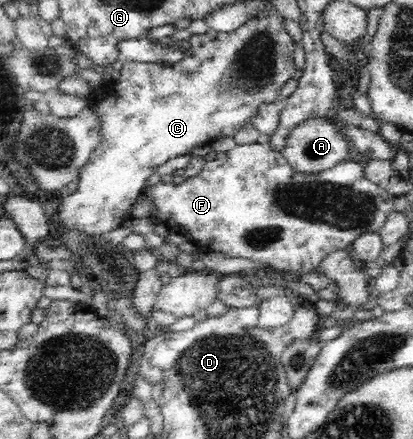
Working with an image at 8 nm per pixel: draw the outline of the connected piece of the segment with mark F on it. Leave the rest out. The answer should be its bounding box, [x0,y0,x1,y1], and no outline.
[147,143,395,275]

